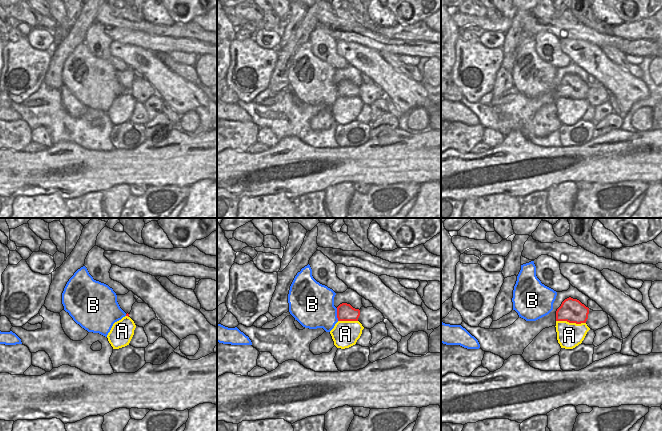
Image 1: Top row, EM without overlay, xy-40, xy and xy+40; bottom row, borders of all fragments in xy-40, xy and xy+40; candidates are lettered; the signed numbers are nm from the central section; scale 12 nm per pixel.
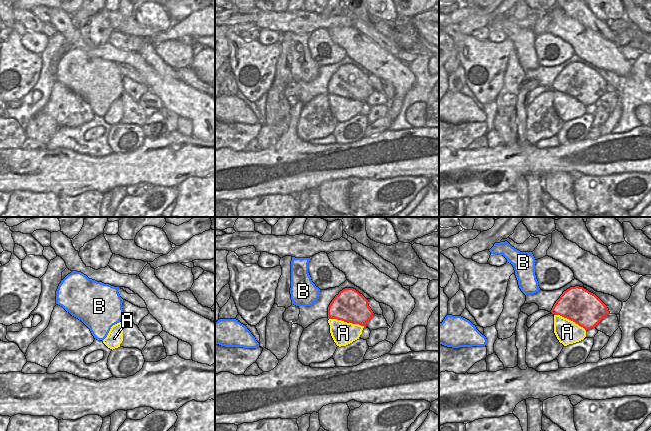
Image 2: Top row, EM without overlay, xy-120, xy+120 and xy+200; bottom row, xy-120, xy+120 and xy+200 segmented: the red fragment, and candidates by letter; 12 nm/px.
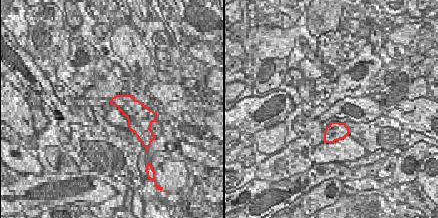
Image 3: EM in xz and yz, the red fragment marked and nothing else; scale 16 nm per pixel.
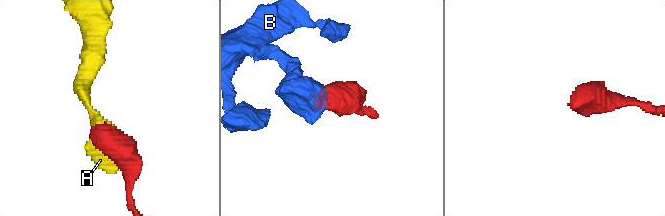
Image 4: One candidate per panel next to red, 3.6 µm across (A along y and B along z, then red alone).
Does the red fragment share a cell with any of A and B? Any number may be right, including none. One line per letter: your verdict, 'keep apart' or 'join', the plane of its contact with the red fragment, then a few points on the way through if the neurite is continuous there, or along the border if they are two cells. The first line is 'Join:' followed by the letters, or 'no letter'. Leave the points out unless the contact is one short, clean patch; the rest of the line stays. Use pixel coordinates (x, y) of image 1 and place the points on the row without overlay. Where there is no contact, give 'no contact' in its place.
Join: no letter
A: keep apart; contact in xy+40
B: keep apart; contact in xy; border xy (336, 84), (338, 96)

